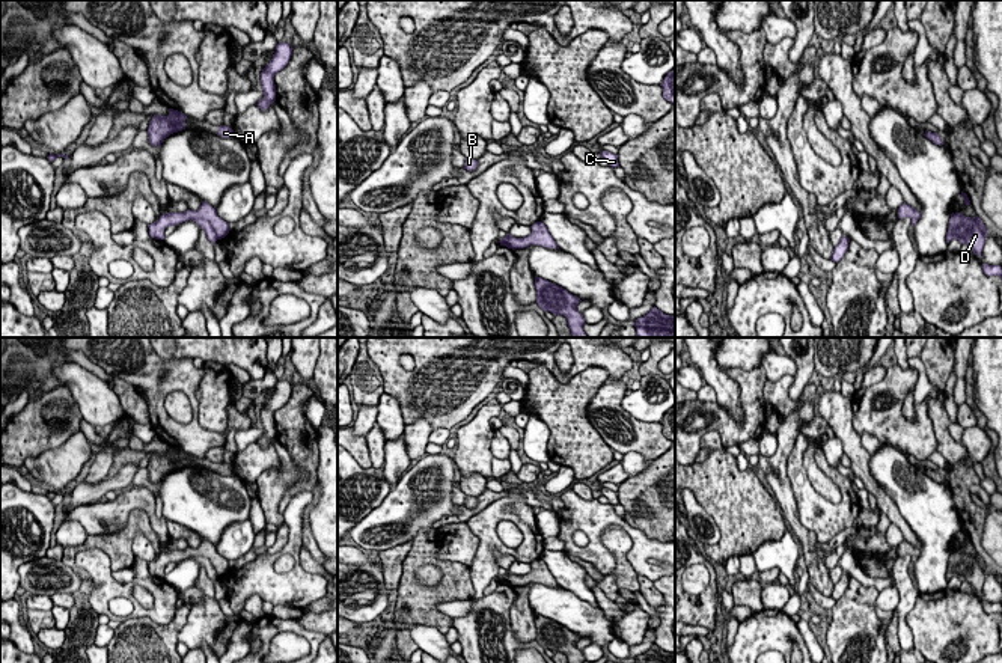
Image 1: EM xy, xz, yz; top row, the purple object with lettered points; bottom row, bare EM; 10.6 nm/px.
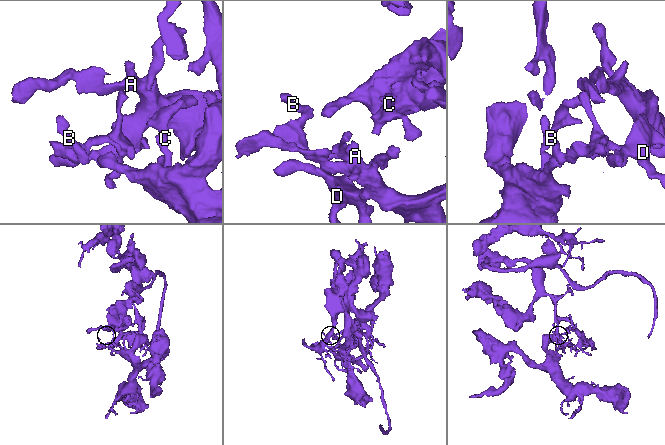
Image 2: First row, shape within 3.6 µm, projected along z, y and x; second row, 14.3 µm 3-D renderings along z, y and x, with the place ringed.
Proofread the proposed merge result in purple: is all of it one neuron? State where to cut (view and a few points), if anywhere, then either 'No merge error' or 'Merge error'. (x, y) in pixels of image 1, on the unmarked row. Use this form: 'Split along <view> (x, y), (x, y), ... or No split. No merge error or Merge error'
No split. No merge error

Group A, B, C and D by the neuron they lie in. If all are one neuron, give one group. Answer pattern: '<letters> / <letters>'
A B C D

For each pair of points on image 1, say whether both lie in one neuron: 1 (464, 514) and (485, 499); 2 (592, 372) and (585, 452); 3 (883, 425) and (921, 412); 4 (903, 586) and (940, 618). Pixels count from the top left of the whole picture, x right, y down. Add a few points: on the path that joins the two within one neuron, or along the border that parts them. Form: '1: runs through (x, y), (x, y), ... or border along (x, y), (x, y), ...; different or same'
1: runs through (469, 513), (481, 504); same
2: runs through (577, 392), (577, 433); same
3: runs through (894, 425), (915, 425), (918, 422); same
4: border along (919, 594), (907, 615), (910, 632); different

